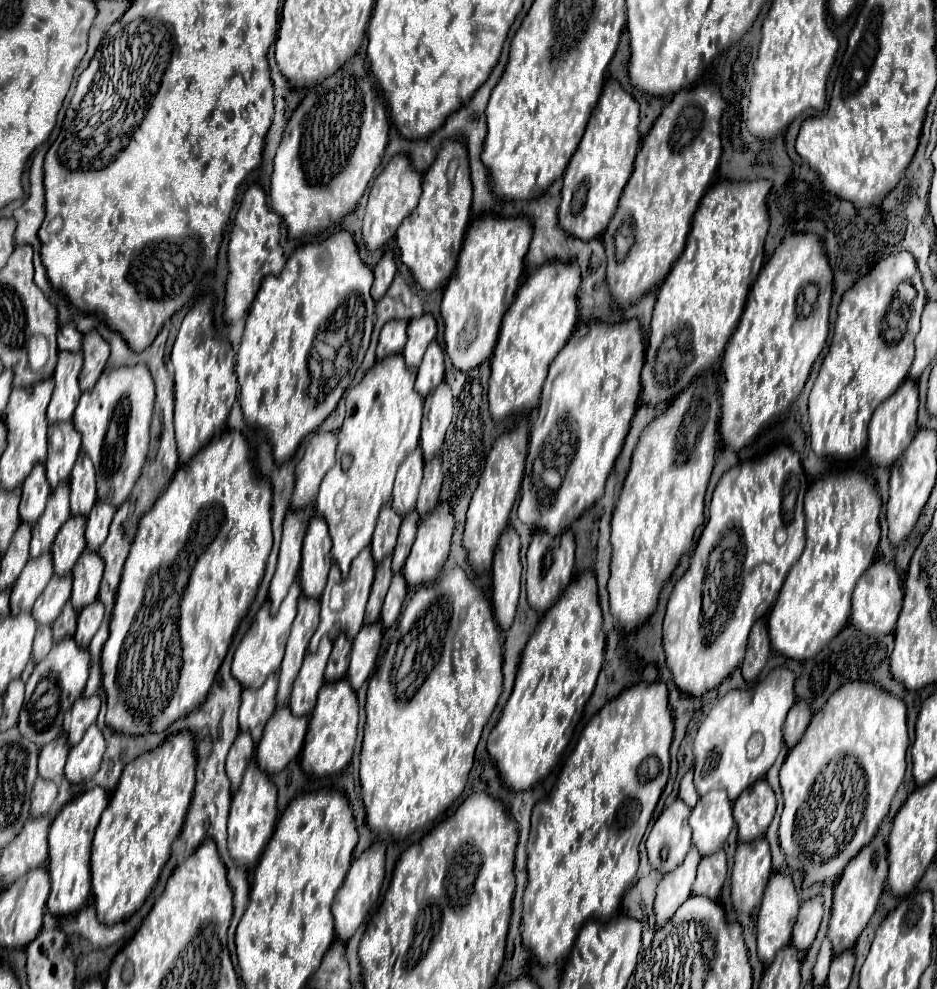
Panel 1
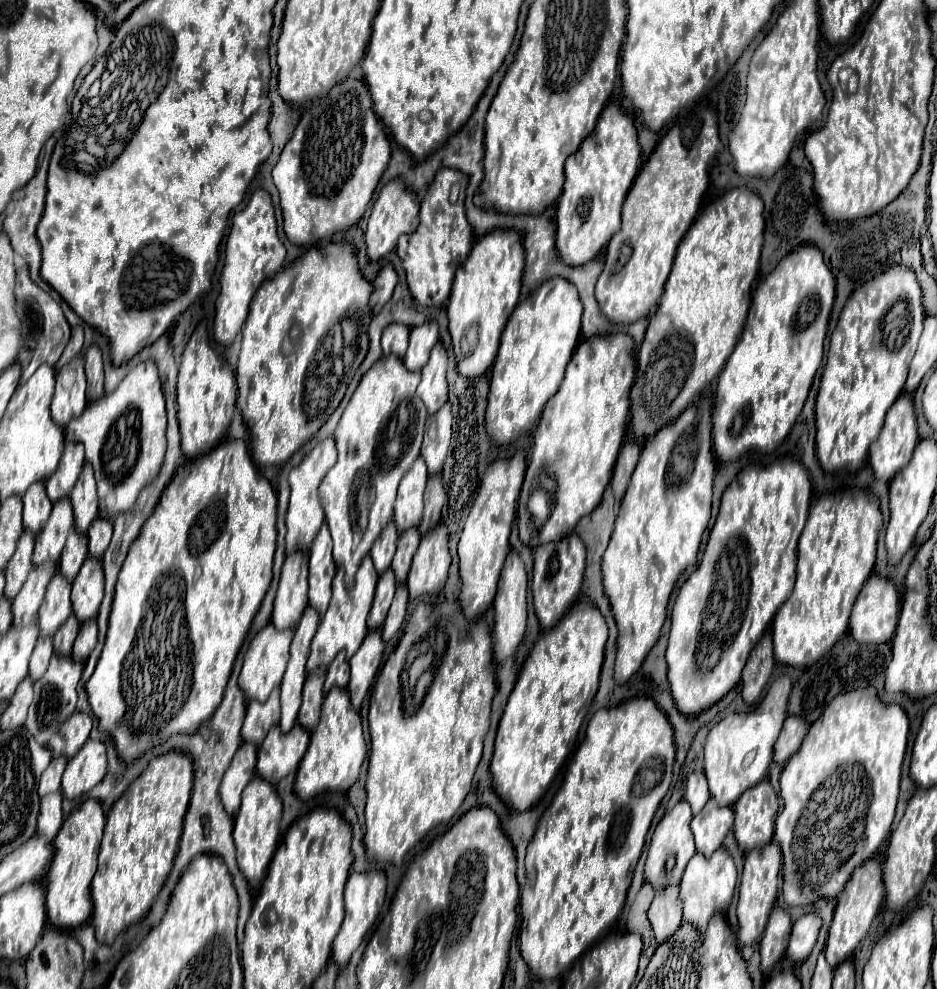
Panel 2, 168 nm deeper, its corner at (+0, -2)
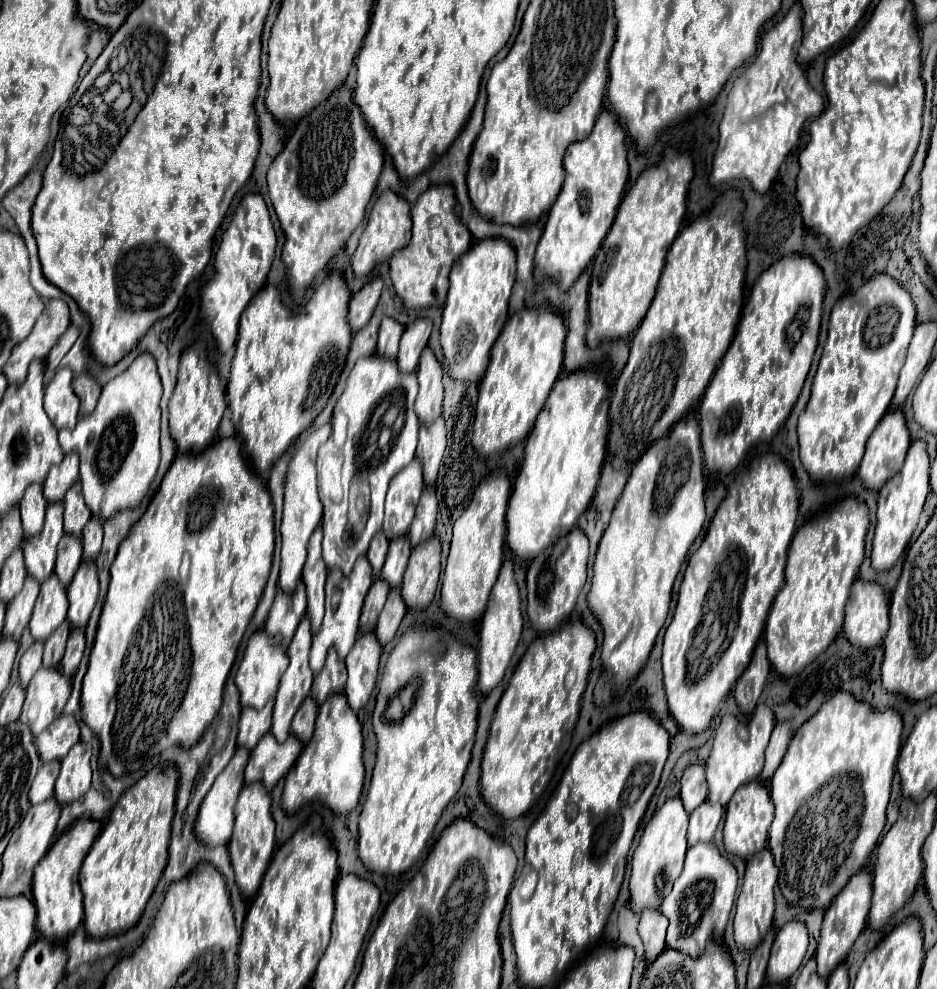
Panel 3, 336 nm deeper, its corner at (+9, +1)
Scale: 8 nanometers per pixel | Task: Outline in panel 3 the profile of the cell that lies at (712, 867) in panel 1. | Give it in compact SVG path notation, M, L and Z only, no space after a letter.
M700 843L690 847L686 851L686 861L680 877L676 879L670 895L664 897L660 905L660 911L670 919L666 947L688 953L690 957L700 957L710 937L722 939L726 921L736 901L736 889L738 889L736 867L724 855L720 855L714 843Z

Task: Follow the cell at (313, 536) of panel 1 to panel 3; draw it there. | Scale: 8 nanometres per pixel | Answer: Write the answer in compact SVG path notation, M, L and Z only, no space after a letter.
M322 525L312 533L310 543L308 543L308 559L302 571L302 581L306 585L306 595L308 595L308 617L312 621L312 631L320 629L320 621L324 615L324 581L328 575L328 569L322 559Z

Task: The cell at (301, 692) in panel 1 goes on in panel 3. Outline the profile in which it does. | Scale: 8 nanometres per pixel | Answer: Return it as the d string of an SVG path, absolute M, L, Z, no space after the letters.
M306 697L304 703L300 705L300 709L296 711L294 719L292 719L292 733L296 737L300 737L300 741L308 741L308 737L312 737L312 729L316 723L316 715L318 715L318 705L312 697Z

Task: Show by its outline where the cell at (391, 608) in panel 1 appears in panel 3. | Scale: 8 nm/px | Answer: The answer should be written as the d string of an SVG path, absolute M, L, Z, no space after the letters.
M394 587L388 595L388 601L380 613L380 619L378 619L378 625L376 625L376 637L382 645L390 643L400 627L400 621L406 613L406 605L402 601L402 595L400 595L400 587Z

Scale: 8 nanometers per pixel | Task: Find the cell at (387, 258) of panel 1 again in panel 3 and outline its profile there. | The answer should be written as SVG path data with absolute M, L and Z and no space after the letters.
M374 277L370 283L366 283L352 299L350 299L350 307L348 307L348 323L352 327L352 331L356 333L358 329L362 329L368 319L372 317L372 311L380 299L382 293L382 279Z

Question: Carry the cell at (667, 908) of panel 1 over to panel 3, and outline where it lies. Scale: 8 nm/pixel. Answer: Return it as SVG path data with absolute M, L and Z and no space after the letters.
M644 909L638 923L638 935L644 941L646 961L652 963L664 951L664 937L666 937L668 919L658 909Z

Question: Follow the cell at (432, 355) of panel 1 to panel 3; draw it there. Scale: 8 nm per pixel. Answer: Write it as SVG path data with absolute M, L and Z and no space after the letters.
M426 347L420 355L418 363L418 385L420 393L416 399L416 415L420 423L432 423L442 413L442 367L432 353L430 347Z

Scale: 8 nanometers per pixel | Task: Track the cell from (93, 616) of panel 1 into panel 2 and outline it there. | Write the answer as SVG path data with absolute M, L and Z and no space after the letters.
M91 618L81 624L81 632L73 644L71 658L77 662L85 662L89 658L91 650L95 648L95 644L97 644L97 620Z

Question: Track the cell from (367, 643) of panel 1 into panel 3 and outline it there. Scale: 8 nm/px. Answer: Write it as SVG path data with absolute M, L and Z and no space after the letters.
M364 633L354 643L352 651L346 657L348 681L344 687L348 705L358 711L364 707L372 695L378 677L378 661L380 661L380 643L374 633Z

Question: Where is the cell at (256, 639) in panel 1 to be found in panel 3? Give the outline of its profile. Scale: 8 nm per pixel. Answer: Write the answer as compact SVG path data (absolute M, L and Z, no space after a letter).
M258 629L250 639L248 639L248 647L244 651L244 657L240 661L238 673L236 673L236 687L240 691L240 705L242 707L254 707L260 709L266 705L266 701L270 697L276 695L278 691L278 683L282 673L288 667L288 657L282 649L282 643L278 637L268 637L266 631Z

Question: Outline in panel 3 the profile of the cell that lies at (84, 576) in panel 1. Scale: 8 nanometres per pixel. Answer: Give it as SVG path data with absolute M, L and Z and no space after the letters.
M82 561L72 583L68 585L68 621L76 627L86 627L98 599L98 577L94 561Z

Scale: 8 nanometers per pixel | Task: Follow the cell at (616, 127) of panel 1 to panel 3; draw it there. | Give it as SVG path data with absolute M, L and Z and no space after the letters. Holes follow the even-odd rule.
M602 111L586 141L572 143L564 155L564 185L550 209L544 233L536 249L536 277L552 277L560 289L568 289L572 281L590 265L612 227L616 209L622 201L628 181L626 133L614 113ZM582 195L582 209L580 209ZM590 199L590 203L588 203Z

